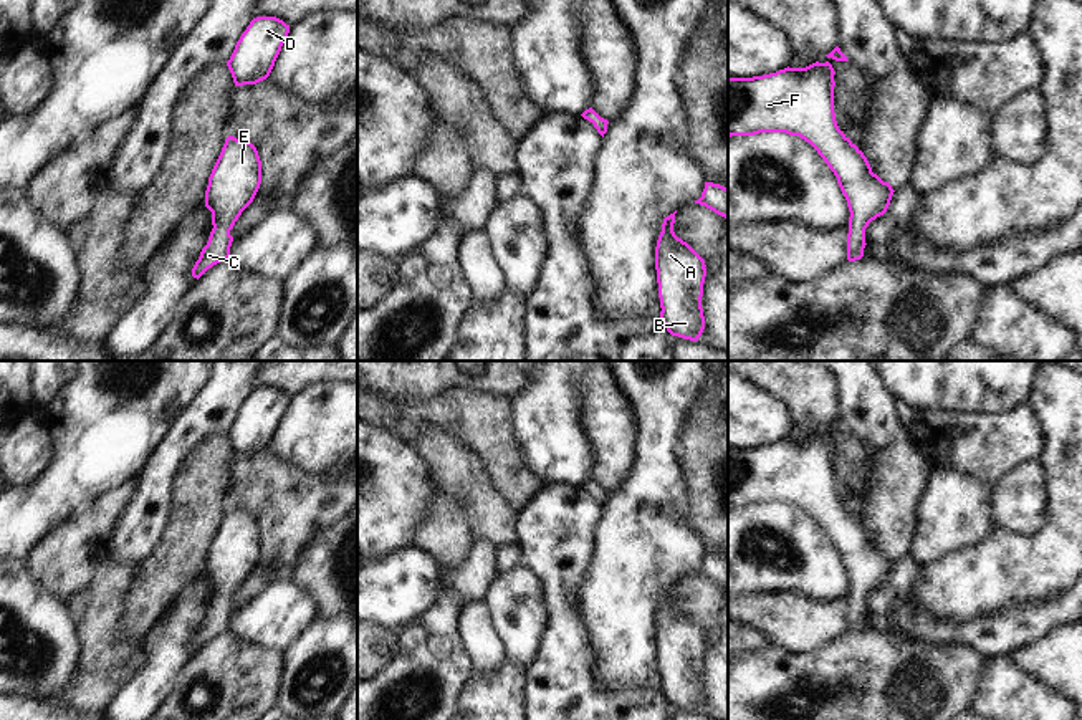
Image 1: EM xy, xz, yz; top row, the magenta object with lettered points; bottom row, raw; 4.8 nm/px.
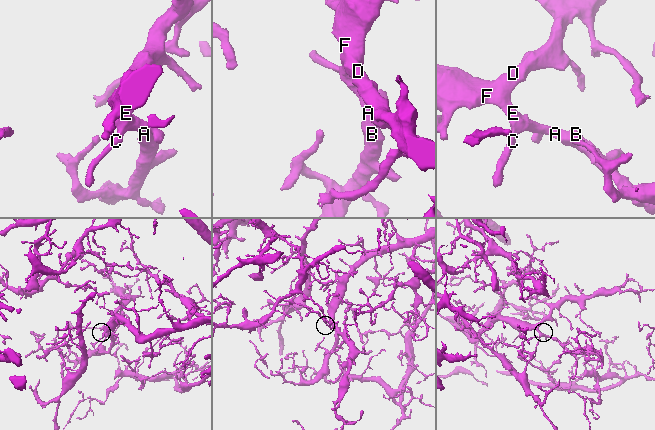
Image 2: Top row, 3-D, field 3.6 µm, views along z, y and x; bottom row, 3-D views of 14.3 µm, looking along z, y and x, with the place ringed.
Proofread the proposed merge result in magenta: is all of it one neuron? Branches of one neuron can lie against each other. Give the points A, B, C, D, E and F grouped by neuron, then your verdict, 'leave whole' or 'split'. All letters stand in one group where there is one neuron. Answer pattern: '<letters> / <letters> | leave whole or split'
A B C D E F | leave whole

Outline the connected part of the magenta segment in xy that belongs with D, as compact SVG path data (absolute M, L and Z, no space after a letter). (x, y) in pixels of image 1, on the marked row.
M256 17L250 22L227 61L235 86L266 79L275 66L290 25L276 17Z

